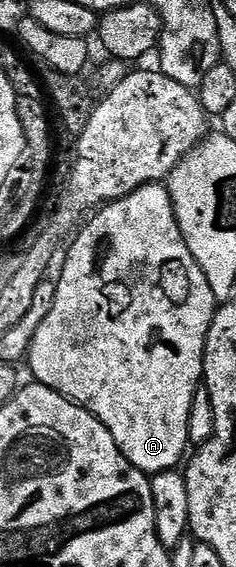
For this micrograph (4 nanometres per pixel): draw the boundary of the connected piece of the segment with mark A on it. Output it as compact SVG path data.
M162 183L145 185L134 193L99 208L77 230L76 236L69 242L69 251L70 254L62 265L62 274L56 277L52 311L48 313L48 319L40 327L40 331L36 333L36 339L30 348L28 366L30 365L31 371L34 372L33 380L44 387L52 387L52 391L64 395L69 401L74 401L87 409L93 417L100 419L100 423L108 427L112 439L116 439L116 447L120 447L125 457L142 473L153 475L169 469L178 469L183 464L187 456L186 449L188 450L190 445L192 403L204 381L206 340L220 303L212 295L212 287L208 287L208 279L204 279L204 271L200 271L192 251L188 251L186 240L178 226L178 215L174 210L169 188Z

